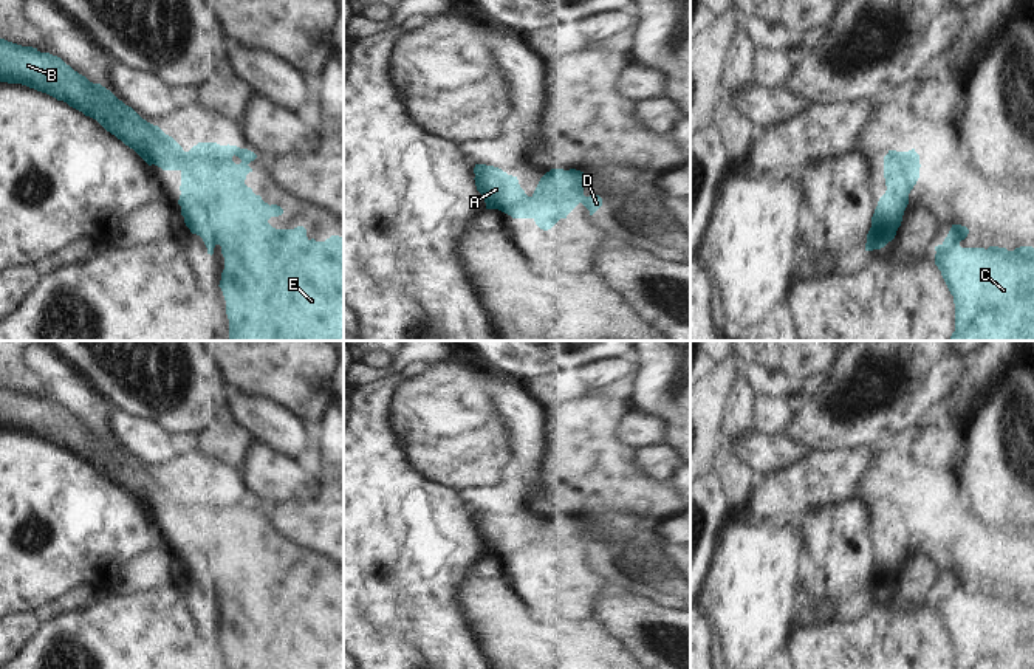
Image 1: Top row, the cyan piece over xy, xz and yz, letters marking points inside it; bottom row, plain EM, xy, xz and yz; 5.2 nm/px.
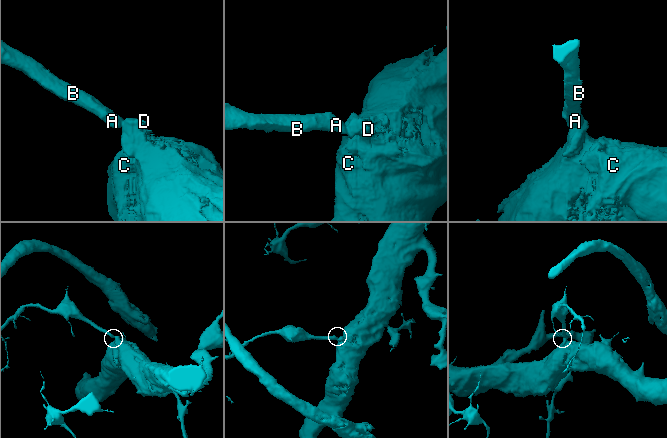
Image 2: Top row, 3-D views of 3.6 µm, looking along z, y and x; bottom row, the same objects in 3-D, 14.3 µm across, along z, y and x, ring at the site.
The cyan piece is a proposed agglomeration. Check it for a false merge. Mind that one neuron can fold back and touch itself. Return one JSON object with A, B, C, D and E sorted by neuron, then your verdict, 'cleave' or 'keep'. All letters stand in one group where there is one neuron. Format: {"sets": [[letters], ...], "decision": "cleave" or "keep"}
{"sets": [["A", "B", "C", "D", "E"]], "decision": "keep"}

